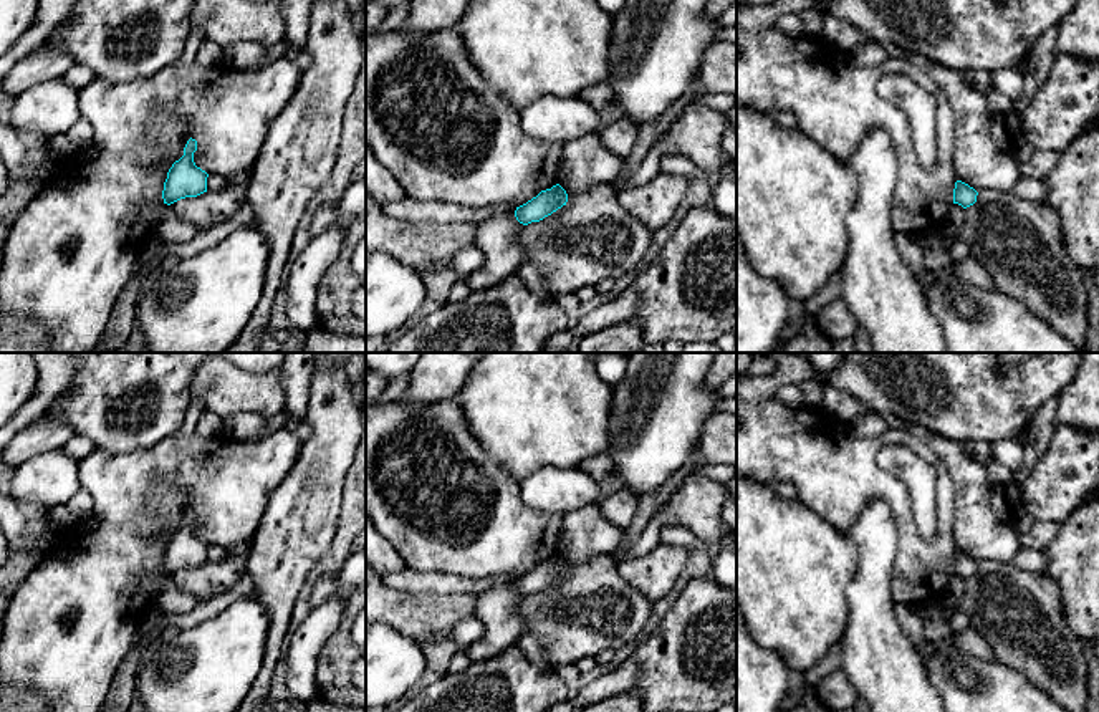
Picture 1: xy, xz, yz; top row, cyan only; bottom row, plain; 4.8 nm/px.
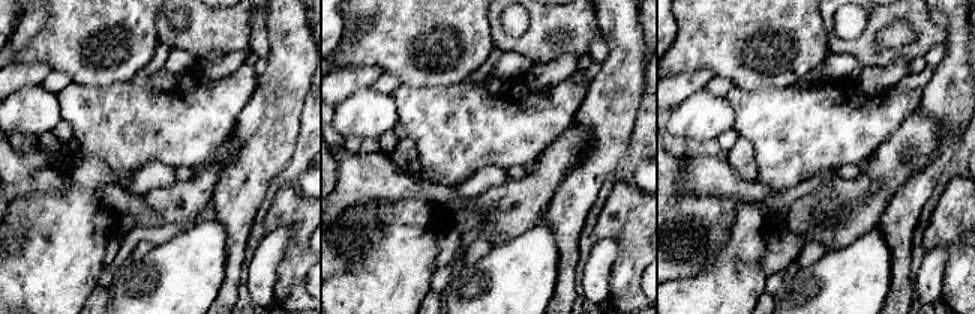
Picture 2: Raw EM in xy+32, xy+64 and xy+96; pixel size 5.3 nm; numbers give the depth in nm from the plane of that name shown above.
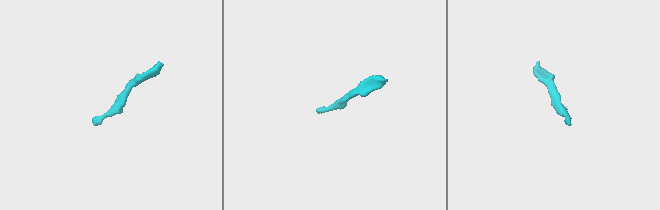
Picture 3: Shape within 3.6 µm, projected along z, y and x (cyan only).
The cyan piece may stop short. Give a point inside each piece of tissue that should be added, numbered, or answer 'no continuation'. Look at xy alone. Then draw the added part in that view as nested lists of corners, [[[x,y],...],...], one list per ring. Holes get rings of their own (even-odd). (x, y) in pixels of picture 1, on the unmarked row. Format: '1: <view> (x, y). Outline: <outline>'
no continuation

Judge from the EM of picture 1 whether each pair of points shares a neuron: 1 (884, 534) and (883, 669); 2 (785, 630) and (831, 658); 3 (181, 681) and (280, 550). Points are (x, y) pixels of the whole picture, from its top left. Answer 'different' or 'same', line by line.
1: same
2: different
3: different

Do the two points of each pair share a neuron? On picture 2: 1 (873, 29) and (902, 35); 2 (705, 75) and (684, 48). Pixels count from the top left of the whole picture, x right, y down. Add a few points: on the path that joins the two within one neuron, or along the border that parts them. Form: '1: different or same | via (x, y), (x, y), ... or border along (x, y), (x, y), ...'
1: different | border along (915, 33), (896, 47), (875, 42)
2: different | border along (714, 74), (707, 69), (690, 69), (672, 75)

